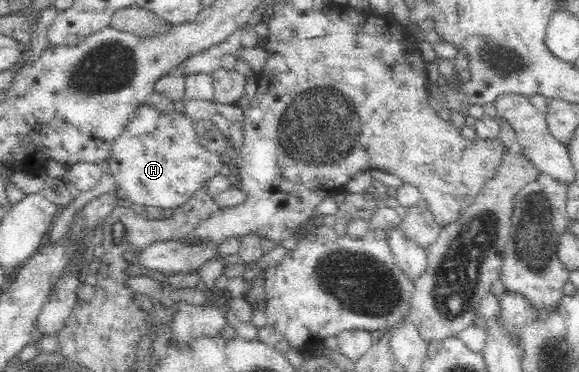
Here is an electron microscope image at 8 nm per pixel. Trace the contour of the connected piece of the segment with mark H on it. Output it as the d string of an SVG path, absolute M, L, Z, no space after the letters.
M147 105L142 106L130 121L126 133L114 143L112 155L108 159L107 165L112 170L116 182L114 195L117 199L165 210L186 203L203 181L218 174L223 165L220 157L204 149L195 137L192 119L184 113L172 111L164 114L150 109Z

